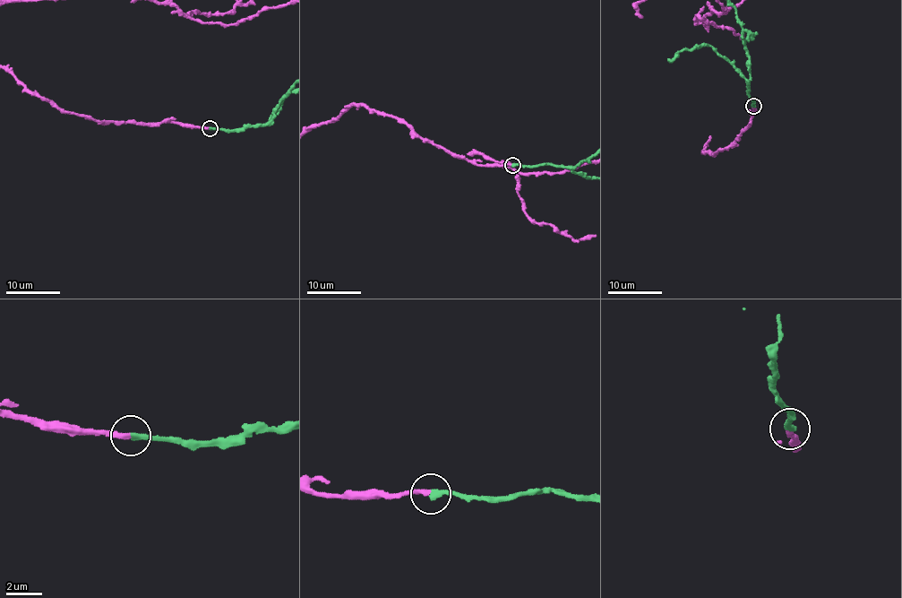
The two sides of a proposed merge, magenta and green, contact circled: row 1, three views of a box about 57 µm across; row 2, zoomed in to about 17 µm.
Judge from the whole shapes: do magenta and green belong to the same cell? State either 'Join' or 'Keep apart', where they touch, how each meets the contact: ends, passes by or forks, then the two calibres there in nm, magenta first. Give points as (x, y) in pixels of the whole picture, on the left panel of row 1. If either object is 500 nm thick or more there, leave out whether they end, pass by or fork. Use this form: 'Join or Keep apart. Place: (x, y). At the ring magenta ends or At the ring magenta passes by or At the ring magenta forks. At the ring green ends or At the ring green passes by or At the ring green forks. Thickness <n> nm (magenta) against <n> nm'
Join. Place: (210, 128). At the ring magenta ends. At the ring green ends. Thickness 260 nm (magenta) against 340 nm

